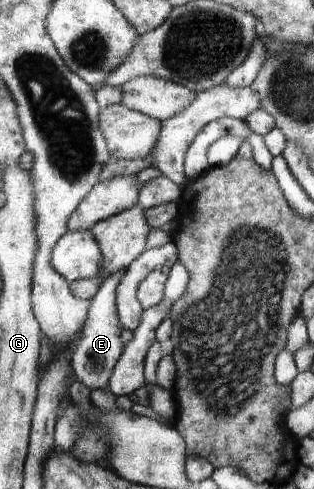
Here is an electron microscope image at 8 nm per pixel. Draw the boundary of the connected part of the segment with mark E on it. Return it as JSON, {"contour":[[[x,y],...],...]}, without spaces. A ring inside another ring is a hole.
{"contour":[[[127,269],[107,276],[101,284],[97,295],[92,298],[92,306],[88,313],[81,337],[76,341],[76,348],[72,353],[72,369],[76,379],[84,383],[91,391],[109,389],[109,380],[113,370],[123,355],[125,343],[122,338],[122,325],[117,311],[117,292],[121,280],[125,277]]]}

